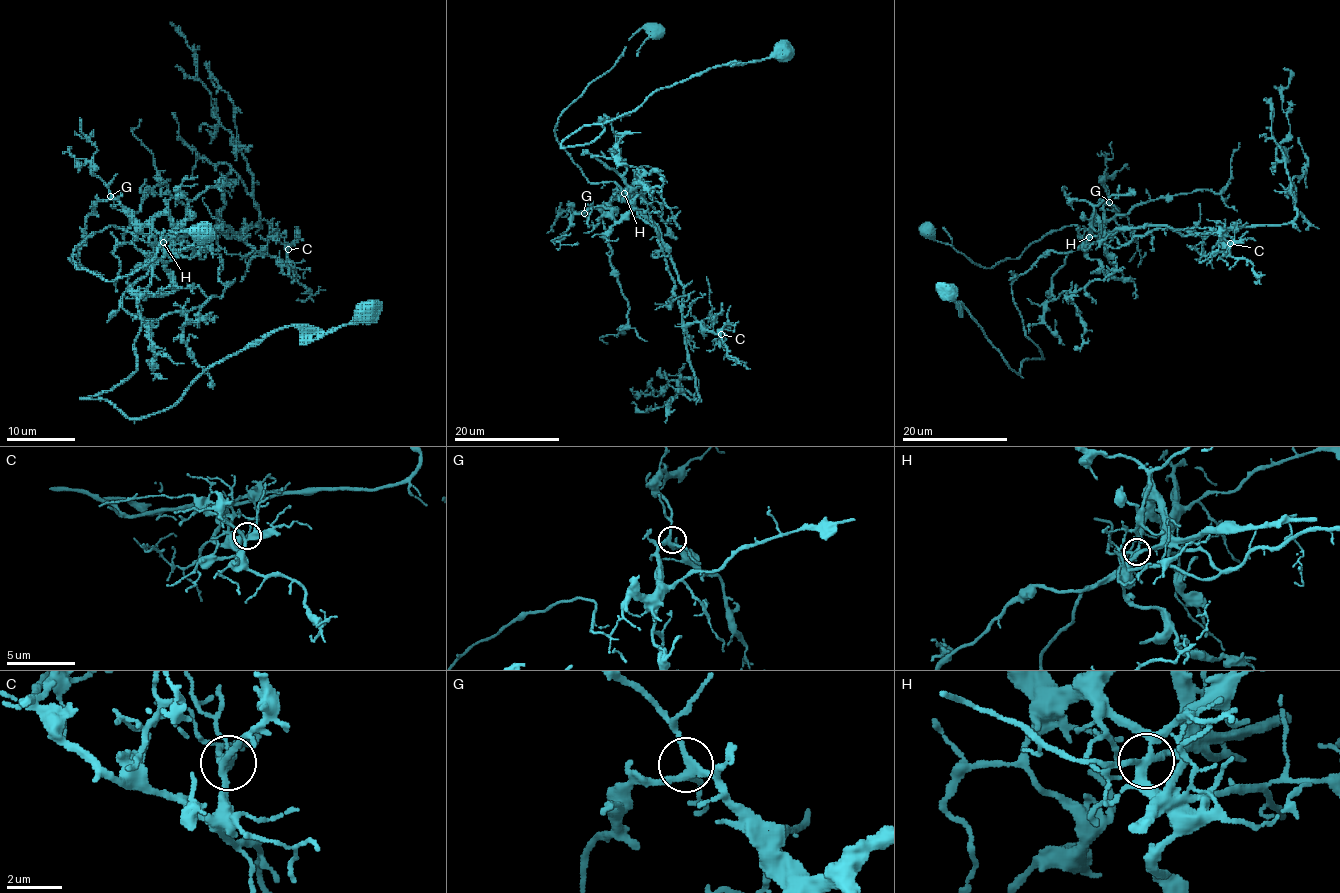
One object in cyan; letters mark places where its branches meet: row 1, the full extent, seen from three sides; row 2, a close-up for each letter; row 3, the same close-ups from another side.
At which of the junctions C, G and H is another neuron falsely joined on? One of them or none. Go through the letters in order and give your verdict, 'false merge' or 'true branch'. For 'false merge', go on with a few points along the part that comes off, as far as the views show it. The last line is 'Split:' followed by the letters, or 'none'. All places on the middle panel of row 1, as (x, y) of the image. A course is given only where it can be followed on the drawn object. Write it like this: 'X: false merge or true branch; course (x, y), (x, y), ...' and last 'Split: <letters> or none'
C: true branch
G: true branch
H: false merge; course (625, 193), (613, 181), (590, 183), (557, 140), (555, 127), (643, 28), (648, 36), (637, 56)
Split: H

